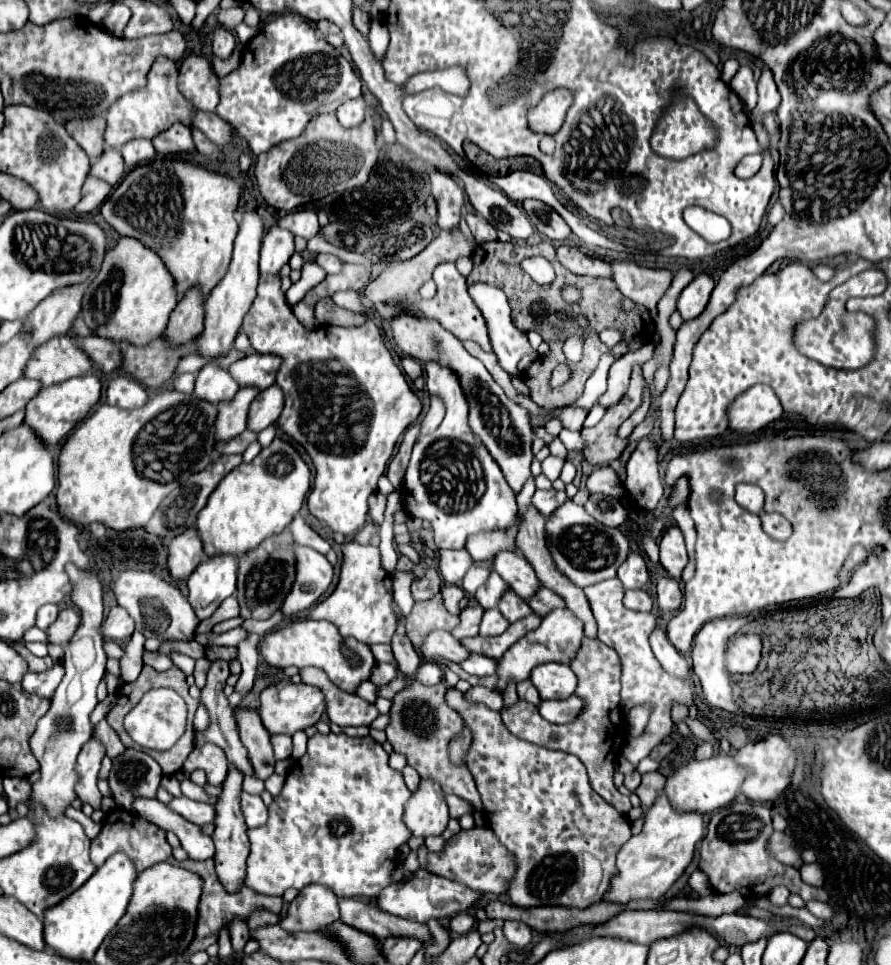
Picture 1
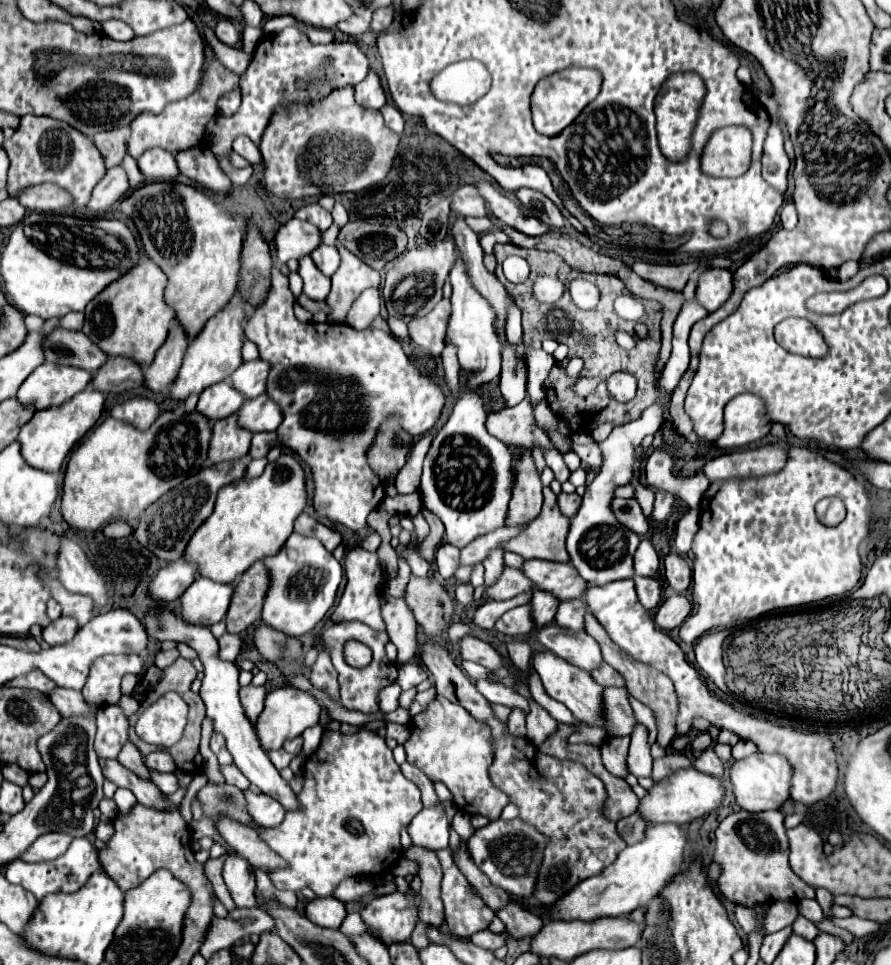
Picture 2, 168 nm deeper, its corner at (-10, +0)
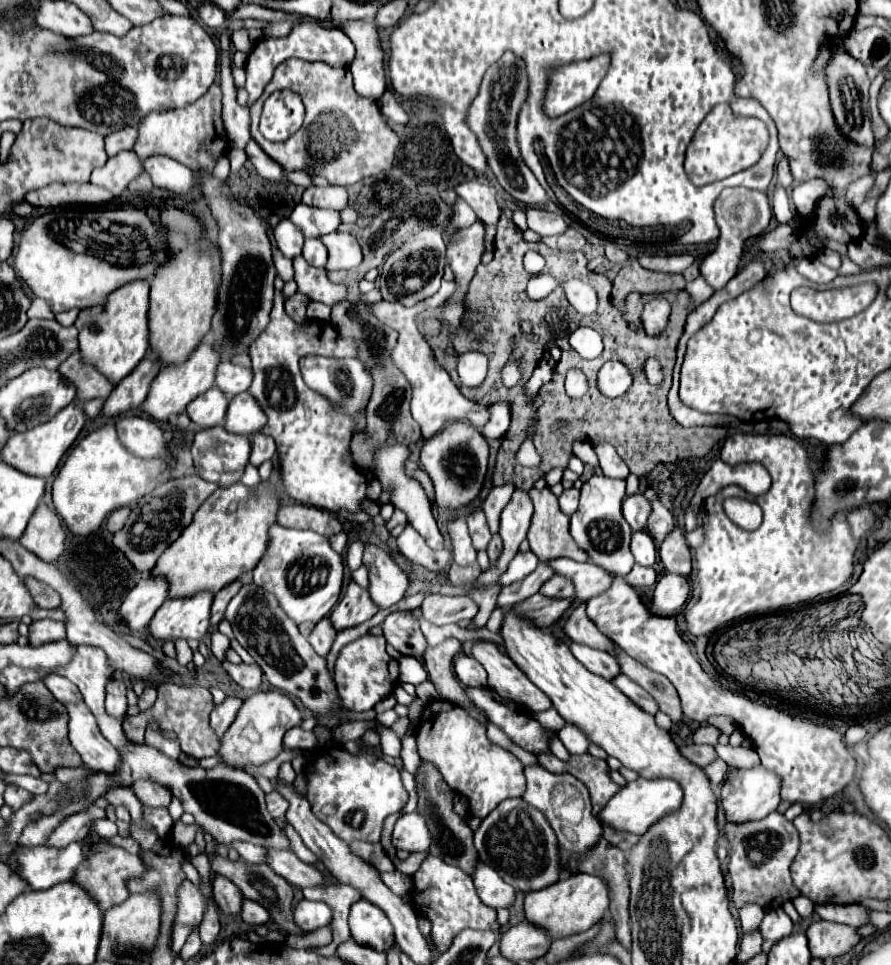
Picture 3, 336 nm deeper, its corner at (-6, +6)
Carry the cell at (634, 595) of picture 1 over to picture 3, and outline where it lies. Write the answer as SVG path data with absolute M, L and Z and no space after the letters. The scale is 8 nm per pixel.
M636 564L632 568L632 572L628 576L624 576L624 580L632 586L632 588L648 588L648 586L654 586L656 582L656 572L654 568L644 568L640 564Z

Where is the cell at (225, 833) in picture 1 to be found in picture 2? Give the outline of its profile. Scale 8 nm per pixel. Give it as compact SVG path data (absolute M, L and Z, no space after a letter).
M226 846L224 854L224 882L236 902L238 908L256 906L256 878L252 874L252 866L244 856L240 856L234 848Z

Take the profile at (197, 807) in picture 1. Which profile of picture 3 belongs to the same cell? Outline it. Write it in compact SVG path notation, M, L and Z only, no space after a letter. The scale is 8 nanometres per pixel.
M268 850L270 858L268 858L268 866L280 874L282 878L286 878L290 884L294 886L326 886L328 880L326 876L310 866L310 864L304 864L294 852L290 850Z

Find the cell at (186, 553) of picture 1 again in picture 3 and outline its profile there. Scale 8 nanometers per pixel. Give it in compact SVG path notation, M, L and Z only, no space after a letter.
M142 578L124 598L118 608L118 616L132 630L148 626L150 618L168 598L168 582L164 578Z

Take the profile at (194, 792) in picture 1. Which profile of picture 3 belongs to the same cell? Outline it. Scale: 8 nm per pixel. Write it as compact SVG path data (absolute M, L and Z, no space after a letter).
M276 790L266 796L266 804L268 804L268 812L274 818L282 818L286 814L286 810L288 810L288 800L284 796L280 796Z

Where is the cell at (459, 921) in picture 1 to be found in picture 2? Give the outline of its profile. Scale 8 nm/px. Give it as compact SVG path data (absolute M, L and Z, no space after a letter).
M448 848L438 850L438 860L444 870L442 900L450 934L456 938L470 938L472 934L486 930L496 914L480 898L470 894L470 884L454 864Z

